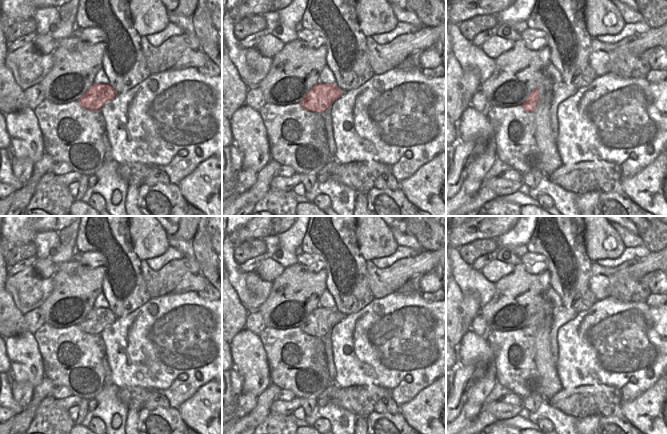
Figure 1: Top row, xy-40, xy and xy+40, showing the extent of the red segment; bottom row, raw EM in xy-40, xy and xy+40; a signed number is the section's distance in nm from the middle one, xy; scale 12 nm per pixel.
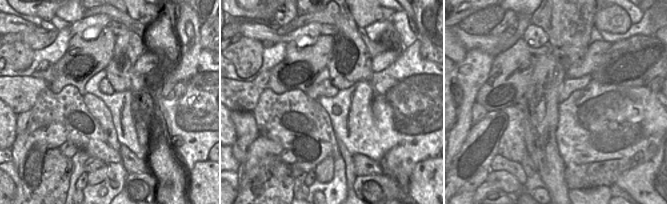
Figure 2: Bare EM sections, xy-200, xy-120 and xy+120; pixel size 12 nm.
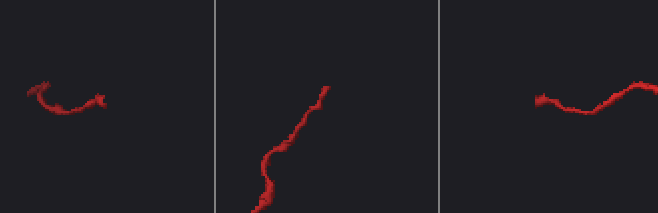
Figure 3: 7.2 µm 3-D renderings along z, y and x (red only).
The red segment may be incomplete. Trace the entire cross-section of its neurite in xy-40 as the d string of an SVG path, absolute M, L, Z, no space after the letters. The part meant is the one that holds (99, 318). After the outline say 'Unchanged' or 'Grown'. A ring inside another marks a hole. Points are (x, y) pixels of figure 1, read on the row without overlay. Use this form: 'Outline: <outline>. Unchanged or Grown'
Outline: M93 308L78 326L85 333L100 335L103 329L113 324L117 318L109 308Z. Unchanged

